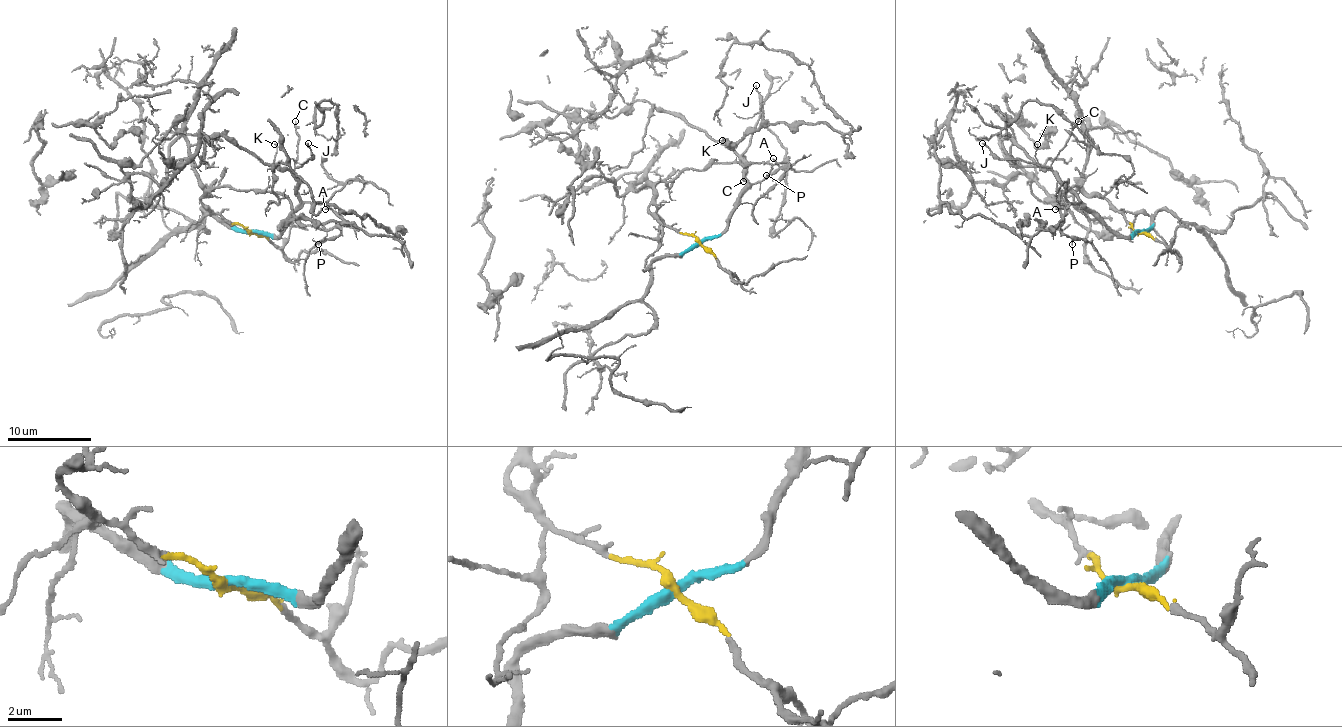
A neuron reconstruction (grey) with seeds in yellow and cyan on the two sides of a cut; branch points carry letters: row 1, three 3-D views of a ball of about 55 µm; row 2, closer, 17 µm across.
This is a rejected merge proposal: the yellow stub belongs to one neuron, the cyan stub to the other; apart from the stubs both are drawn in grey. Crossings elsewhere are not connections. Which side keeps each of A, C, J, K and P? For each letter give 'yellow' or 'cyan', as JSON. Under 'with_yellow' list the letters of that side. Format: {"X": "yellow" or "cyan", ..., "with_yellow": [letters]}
{"A": "cyan", "C": "cyan", "J": "cyan", "K": "cyan", "P": "yellow", "with_yellow": ["P"]}

